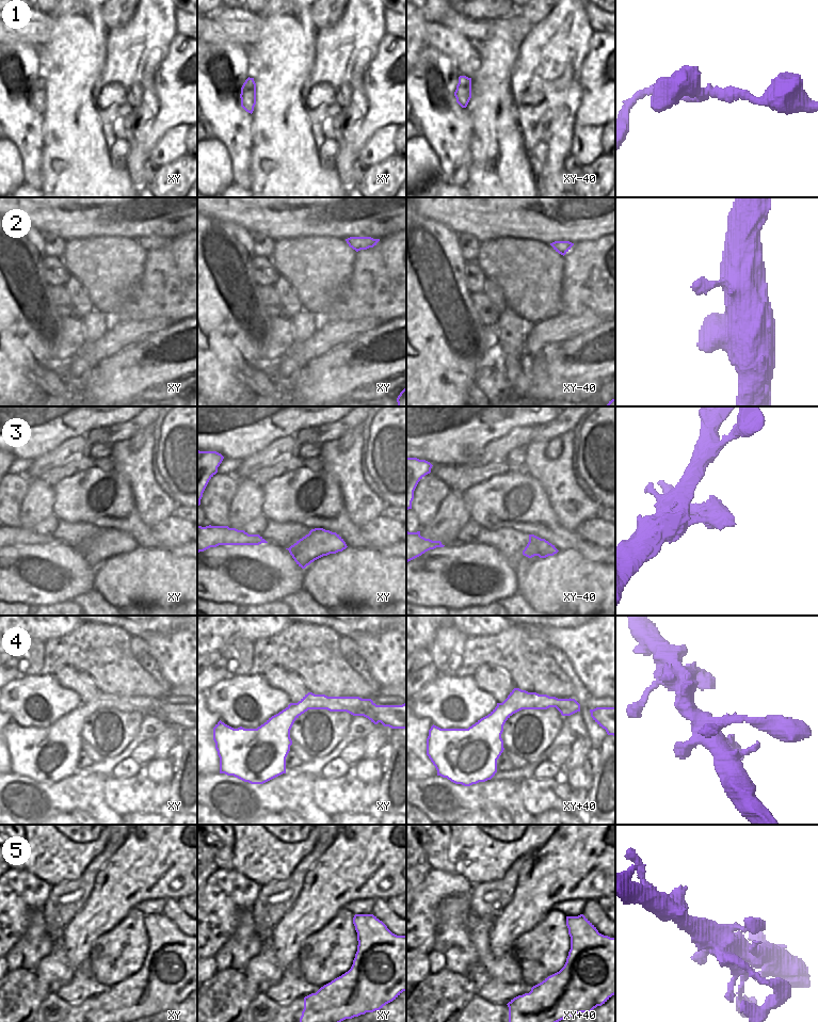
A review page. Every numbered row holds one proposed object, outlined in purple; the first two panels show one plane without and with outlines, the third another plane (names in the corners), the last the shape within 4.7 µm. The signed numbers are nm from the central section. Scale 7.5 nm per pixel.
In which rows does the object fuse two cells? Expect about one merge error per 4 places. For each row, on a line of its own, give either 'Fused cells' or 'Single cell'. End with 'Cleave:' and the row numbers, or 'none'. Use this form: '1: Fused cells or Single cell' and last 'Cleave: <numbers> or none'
1: Single cell
2: Single cell
3: Single cell
4: Single cell
5: Fused cells
Cleave: 5

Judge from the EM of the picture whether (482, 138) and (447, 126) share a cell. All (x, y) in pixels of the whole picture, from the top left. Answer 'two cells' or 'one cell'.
two cells

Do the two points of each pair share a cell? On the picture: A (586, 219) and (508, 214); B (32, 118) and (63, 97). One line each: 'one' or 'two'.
A: one
B: two

